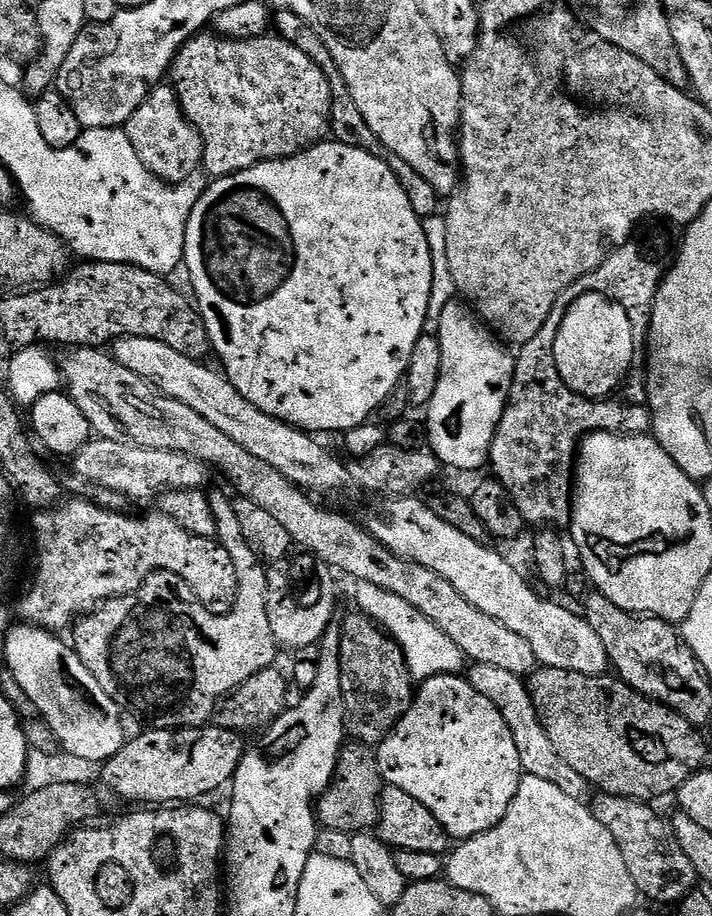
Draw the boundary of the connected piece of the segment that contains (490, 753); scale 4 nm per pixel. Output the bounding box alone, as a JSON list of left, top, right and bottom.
[375,675,520,842]

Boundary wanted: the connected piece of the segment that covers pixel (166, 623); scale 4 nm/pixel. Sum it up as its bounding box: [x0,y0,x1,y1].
[71,492,278,729]

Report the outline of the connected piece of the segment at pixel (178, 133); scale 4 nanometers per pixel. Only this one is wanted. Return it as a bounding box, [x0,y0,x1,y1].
[126,88,204,184]

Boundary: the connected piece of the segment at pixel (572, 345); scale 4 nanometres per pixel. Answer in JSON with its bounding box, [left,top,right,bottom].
[554,292,635,399]

